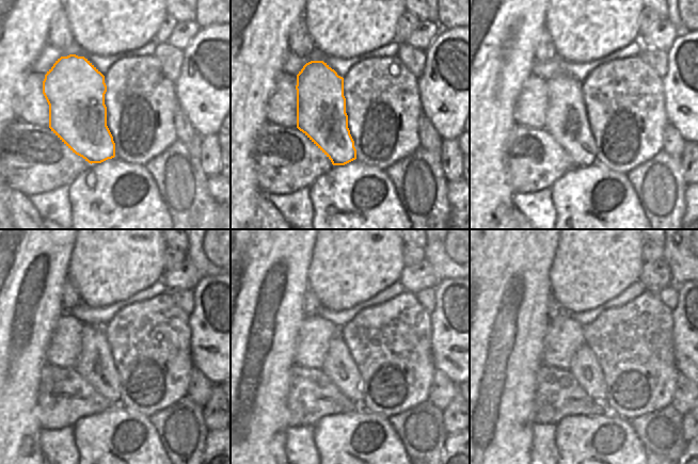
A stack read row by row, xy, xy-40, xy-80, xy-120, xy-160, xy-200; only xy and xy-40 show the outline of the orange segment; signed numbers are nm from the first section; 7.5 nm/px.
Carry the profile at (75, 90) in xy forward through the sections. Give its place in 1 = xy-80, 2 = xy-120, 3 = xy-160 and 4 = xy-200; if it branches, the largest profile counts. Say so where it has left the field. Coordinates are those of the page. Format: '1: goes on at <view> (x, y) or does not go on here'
1: goes on at xy-80 (566, 121)
2: goes on at xy-120 (96, 365)
3: goes on at xy-160 (338, 365)
4: goes on at xy-200 (584, 366)

